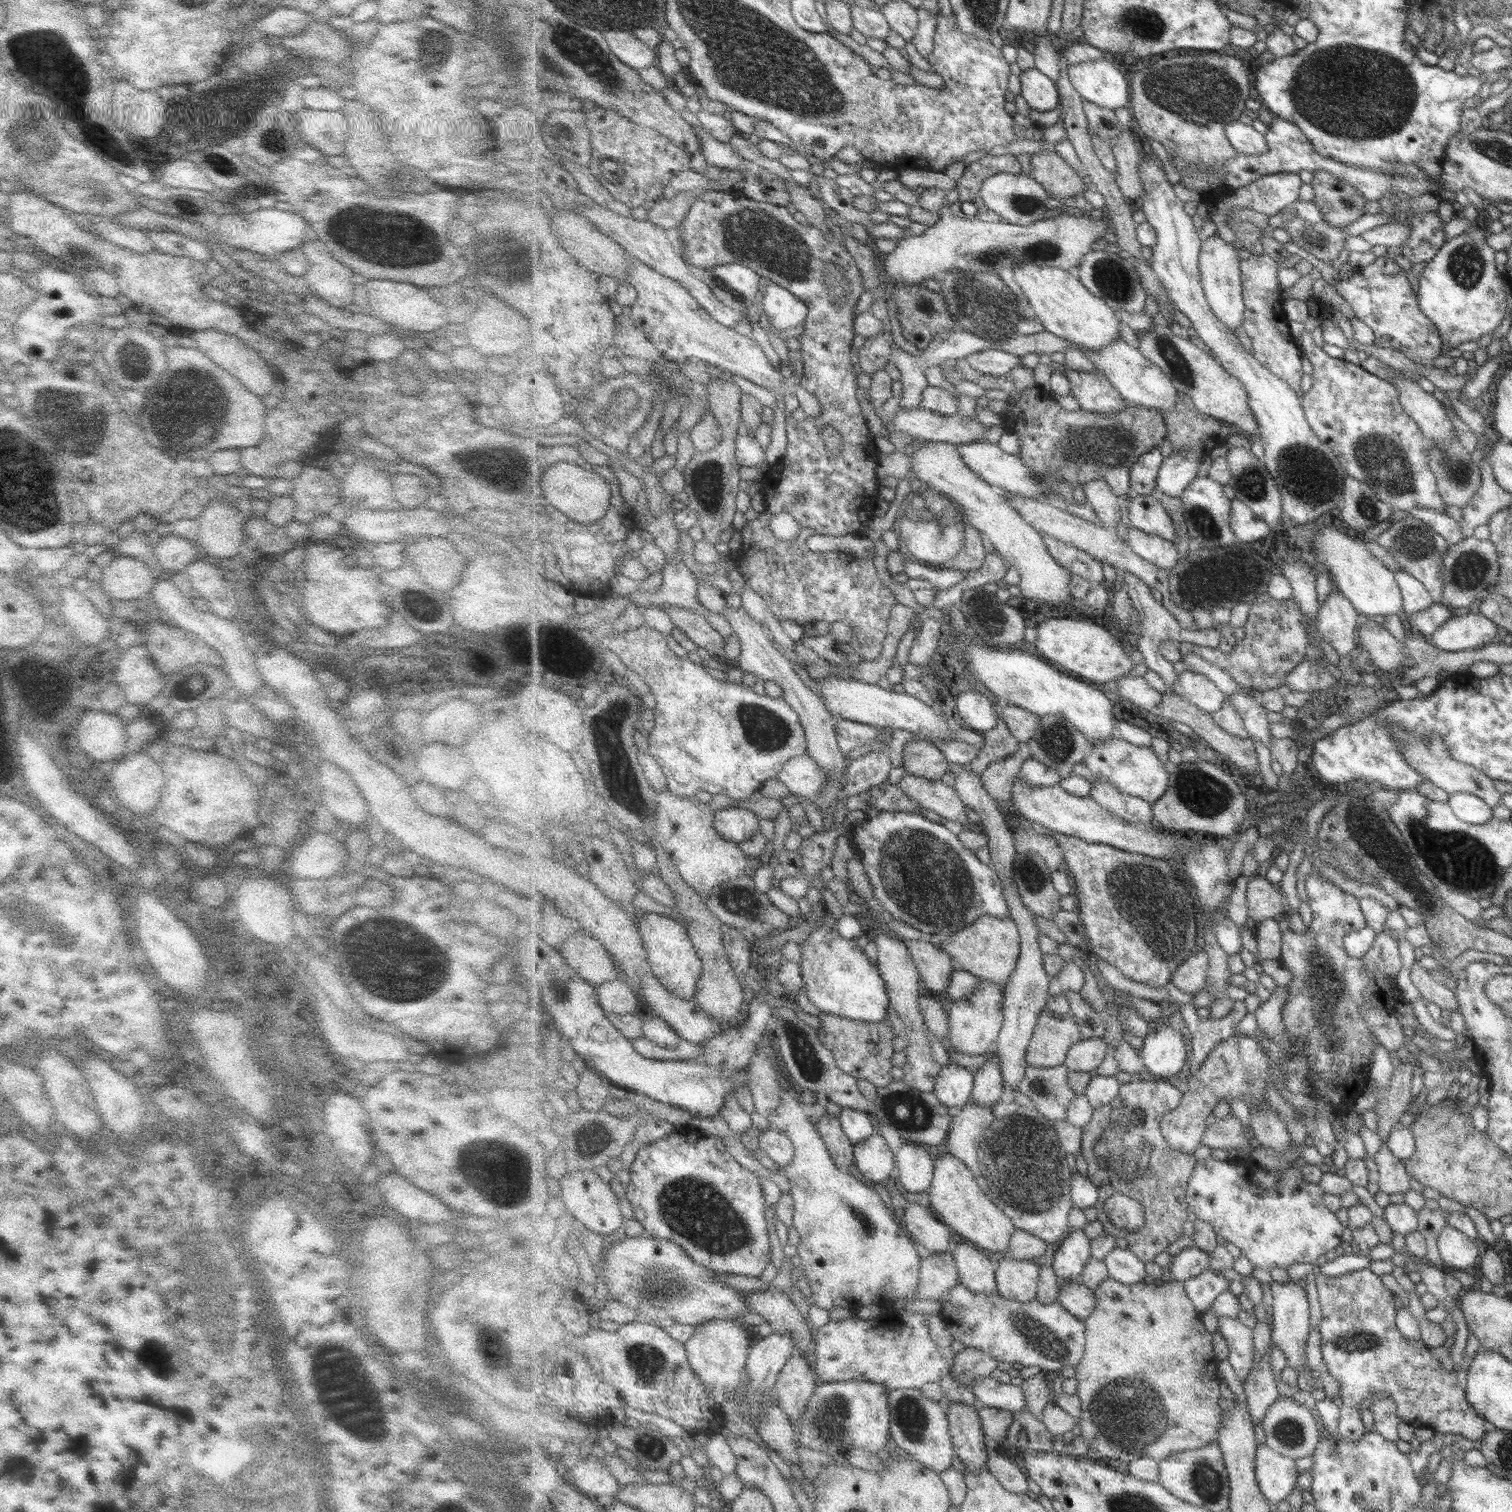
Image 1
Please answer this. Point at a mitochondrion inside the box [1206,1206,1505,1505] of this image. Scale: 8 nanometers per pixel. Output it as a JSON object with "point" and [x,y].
{"point":[1357,1338]}

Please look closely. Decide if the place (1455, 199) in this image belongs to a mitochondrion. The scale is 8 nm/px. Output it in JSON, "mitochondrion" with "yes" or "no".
{"mitochondrion":"no"}

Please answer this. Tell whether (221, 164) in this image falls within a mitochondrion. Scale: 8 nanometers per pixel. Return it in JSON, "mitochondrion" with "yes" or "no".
{"mitochondrion":"yes"}

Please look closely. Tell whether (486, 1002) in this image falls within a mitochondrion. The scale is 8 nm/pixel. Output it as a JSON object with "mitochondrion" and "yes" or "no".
{"mitochondrion":"no"}

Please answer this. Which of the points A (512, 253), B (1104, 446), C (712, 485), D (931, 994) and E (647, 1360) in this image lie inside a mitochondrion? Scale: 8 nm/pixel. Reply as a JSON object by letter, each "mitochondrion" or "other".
{"A":"mitochondrion","B":"mitochondrion","C":"mitochondrion","D":"other","E":"mitochondrion"}

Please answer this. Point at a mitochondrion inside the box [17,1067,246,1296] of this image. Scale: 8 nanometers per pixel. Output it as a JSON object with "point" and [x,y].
{"point":[77,1263]}

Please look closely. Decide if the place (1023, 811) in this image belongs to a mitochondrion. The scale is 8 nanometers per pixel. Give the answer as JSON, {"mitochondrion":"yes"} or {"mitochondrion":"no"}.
{"mitochondrion":"no"}

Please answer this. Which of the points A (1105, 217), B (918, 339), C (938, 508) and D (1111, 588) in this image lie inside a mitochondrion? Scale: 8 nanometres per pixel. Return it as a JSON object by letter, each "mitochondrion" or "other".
{"A":"other","B":"other","C":"mitochondrion","D":"other"}

